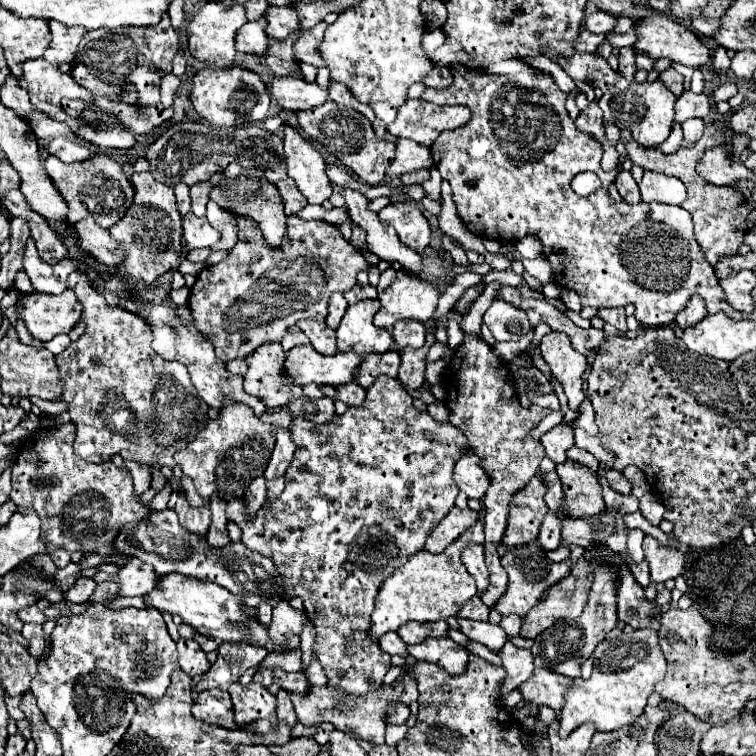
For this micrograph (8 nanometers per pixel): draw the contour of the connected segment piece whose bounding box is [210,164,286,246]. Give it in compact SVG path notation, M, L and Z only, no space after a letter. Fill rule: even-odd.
M230 164L224 170L224 176L214 188L210 190L210 200L216 202L220 208L230 210L238 216L250 216L254 222L260 224L262 234L270 246L280 246L282 236L286 232L286 214L280 192L274 184L270 184L258 170L242 168L240 164Z

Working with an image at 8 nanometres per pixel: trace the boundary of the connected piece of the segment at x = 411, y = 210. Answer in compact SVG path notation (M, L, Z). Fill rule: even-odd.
M410 200L392 202L380 210L380 220L394 226L400 242L416 252L422 252L430 244L430 224L422 208Z

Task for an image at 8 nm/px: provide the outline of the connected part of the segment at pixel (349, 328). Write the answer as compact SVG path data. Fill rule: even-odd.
M362 300L358 304L348 306L340 322L340 328L336 330L338 350L356 354L382 354L394 346L394 338L390 336L390 332L372 324L372 318L378 312L378 308L378 300Z

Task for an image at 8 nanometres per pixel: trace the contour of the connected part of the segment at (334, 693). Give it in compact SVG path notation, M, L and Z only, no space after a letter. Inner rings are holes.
M404 676L402 680L388 684L388 686L380 686L378 690L366 694L366 696L350 696L348 692L342 690L334 690L328 686L308 686L308 692L304 696L298 694L290 694L292 704L296 708L298 720L304 726L314 726L320 720L330 720L334 724L334 728L342 730L342 732L354 732L364 740L370 740L374 744L382 744L384 742L384 730L386 730L386 710L392 704L412 704L418 698L418 688L416 688L416 680L414 676Z

